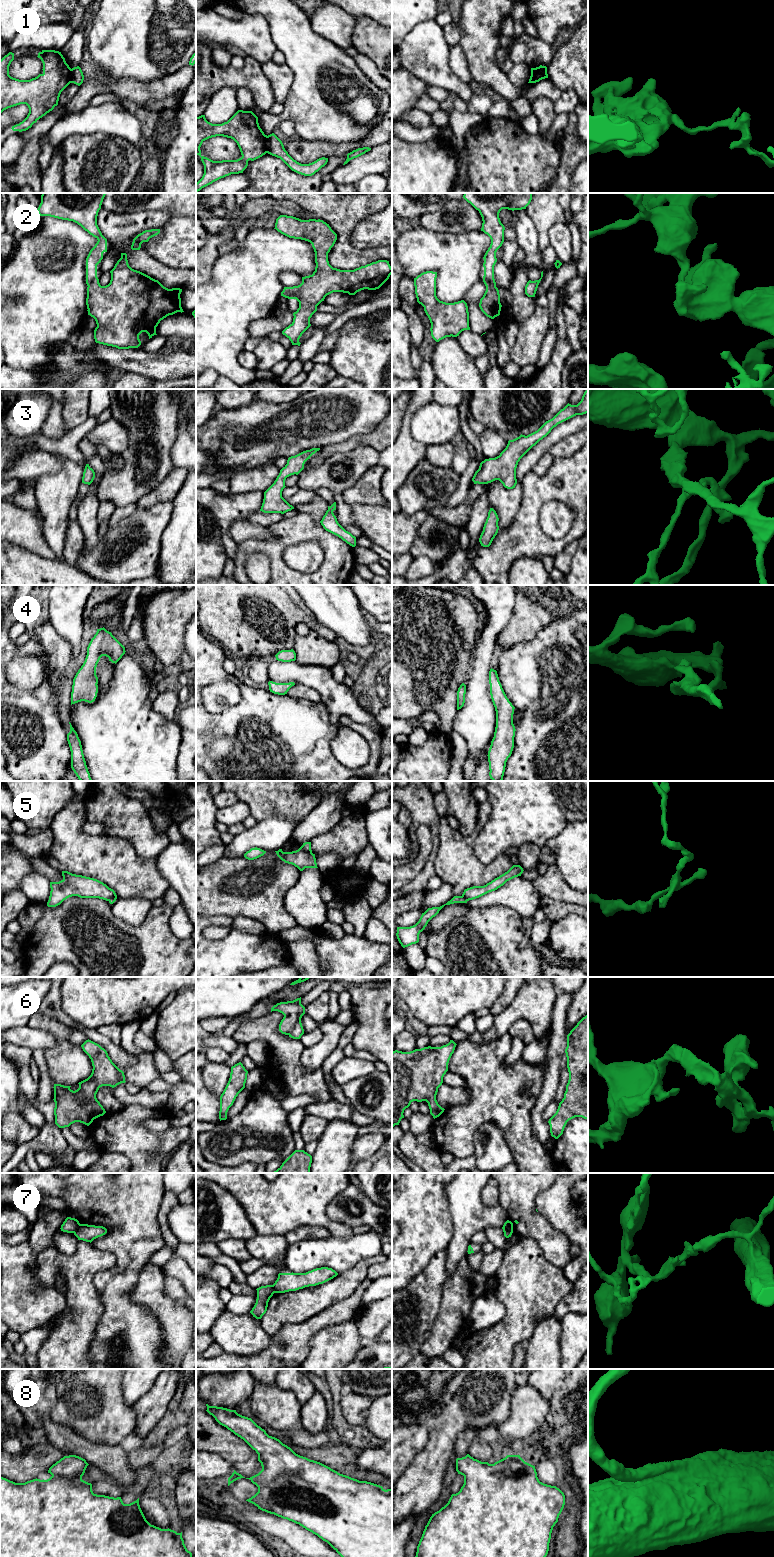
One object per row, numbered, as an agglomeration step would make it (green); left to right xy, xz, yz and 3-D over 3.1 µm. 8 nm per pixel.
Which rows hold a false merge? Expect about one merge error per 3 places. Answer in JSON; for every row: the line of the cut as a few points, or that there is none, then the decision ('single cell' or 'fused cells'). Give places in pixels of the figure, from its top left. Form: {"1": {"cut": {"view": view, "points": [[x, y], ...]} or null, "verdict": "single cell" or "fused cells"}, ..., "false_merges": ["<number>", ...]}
{"1": {"cut": {"view": "yz", "points": [[532, 72], [540, 72], [545, 77]]}, "verdict": "fused cells"}, "2": {"cut": null, "verdict": "single cell"}, "3": {"cut": null, "verdict": "single cell"}, "4": {"cut": null, "verdict": "single cell"}, "5": {"cut": {"view": "xz", "points": [[301, 846], [311, 853]]}, "verdict": "fused cells"}, "6": {"cut": null, "verdict": "single cell"}, "7": {"cut": {"view": "yz", "points": [[503, 1226], [512, 1231]]}, "verdict": "fused cells"}, "8": {"cut": null, "verdict": "single cell"}, "false_merges": ["1", "5", "7"]}

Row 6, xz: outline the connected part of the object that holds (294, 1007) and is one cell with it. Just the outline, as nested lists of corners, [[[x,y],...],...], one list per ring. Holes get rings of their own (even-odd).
[[[301,997],[293,1001],[280,1002],[271,1008],[284,1015],[279,1024],[279,1031],[293,1039],[300,1039],[304,1034],[301,1018],[305,1014],[305,1007],[301,1004]]]

